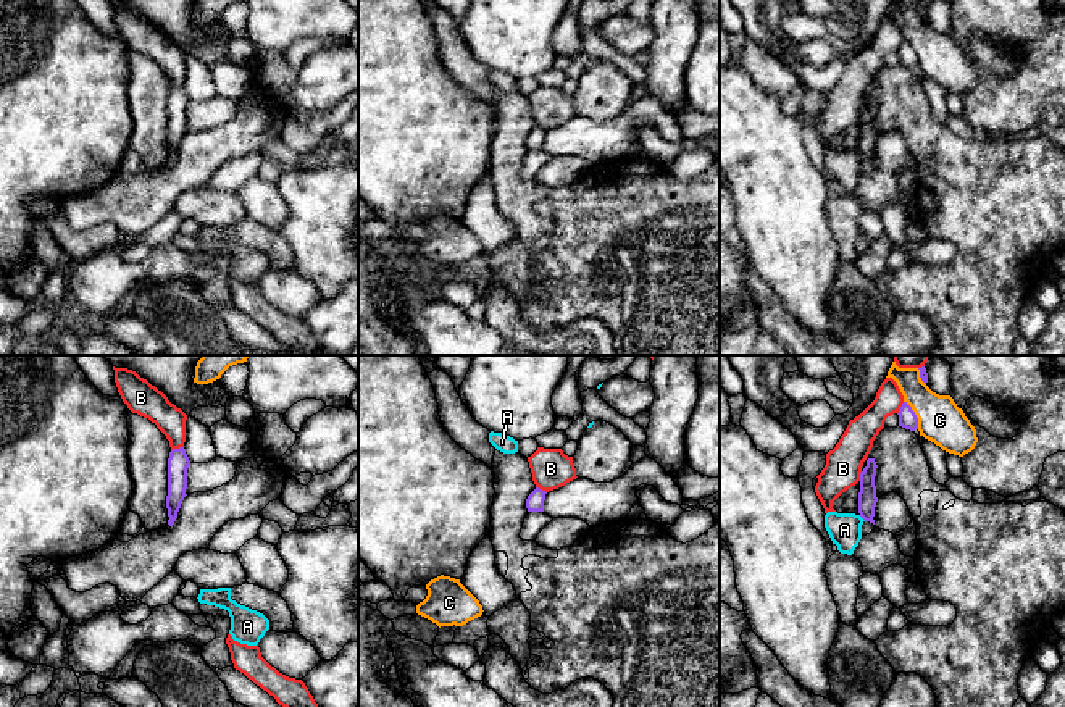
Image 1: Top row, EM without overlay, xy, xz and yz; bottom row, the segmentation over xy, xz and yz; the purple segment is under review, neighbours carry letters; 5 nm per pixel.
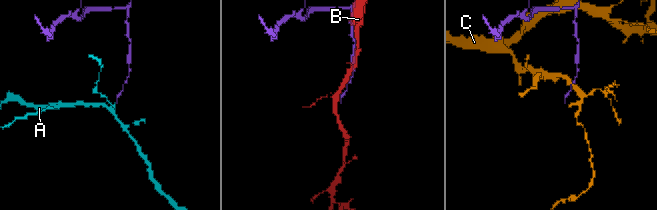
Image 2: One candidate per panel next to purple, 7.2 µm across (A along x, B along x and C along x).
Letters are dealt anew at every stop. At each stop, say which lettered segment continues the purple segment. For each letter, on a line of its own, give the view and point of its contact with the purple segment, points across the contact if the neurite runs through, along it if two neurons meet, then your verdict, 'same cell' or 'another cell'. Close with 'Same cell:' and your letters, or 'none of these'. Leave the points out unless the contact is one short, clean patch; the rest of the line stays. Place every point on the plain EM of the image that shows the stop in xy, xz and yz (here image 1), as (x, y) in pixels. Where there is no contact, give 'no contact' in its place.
A: contact yz (862, 155); border yz (859, 154), (865, 158); another cell
B: contact xy (176, 87); another cell
C: contact yz (915, 54); another cell
Same cell: none of these

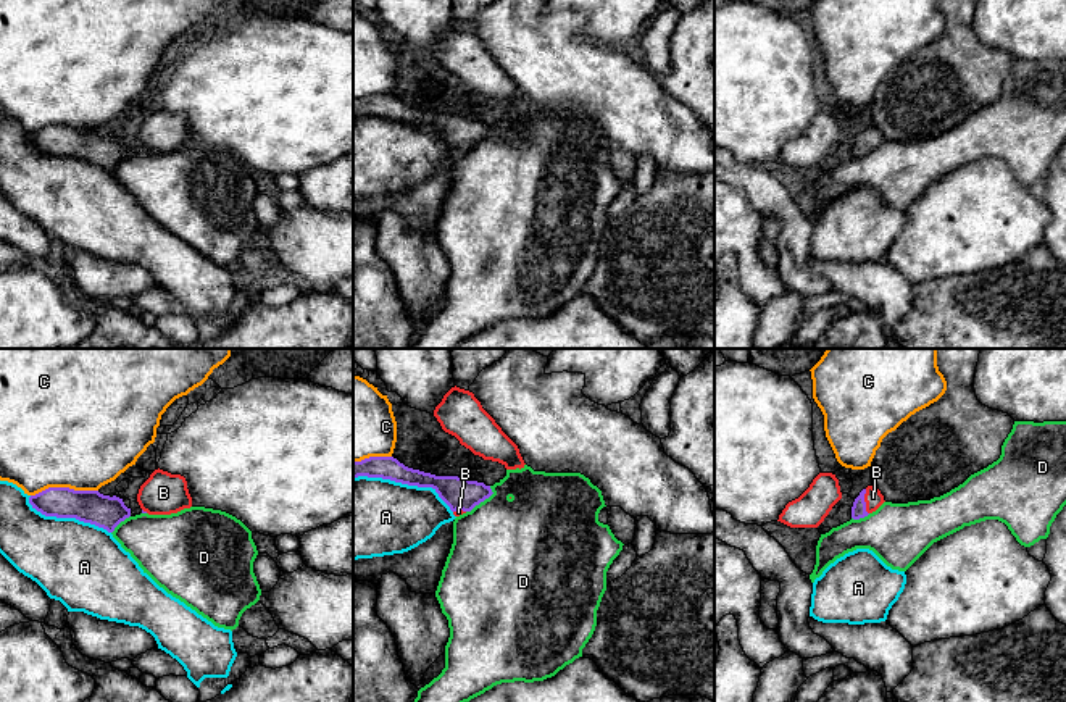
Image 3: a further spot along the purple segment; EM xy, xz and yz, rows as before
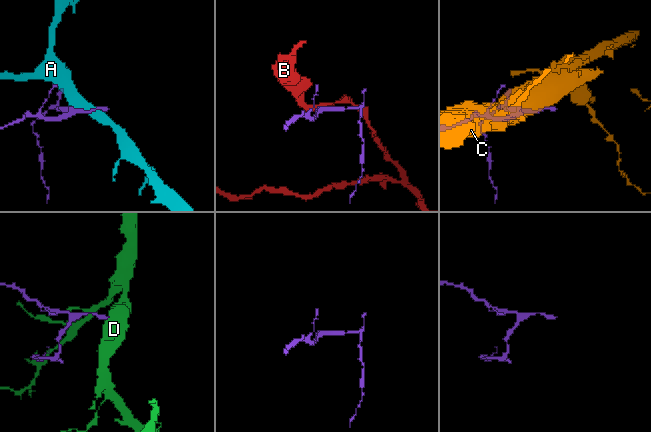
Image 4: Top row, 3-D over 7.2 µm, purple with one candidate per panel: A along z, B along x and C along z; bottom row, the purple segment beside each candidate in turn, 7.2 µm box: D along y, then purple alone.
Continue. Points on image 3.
A: contact xz (405, 121); another cell
B: contact yz (865, 141); way yz (858, 149), (865, 141), (873, 136); same cell
C: contact xy (63, 126); another cell
D: contact xz (483, 139); another cell
Same cell: B

